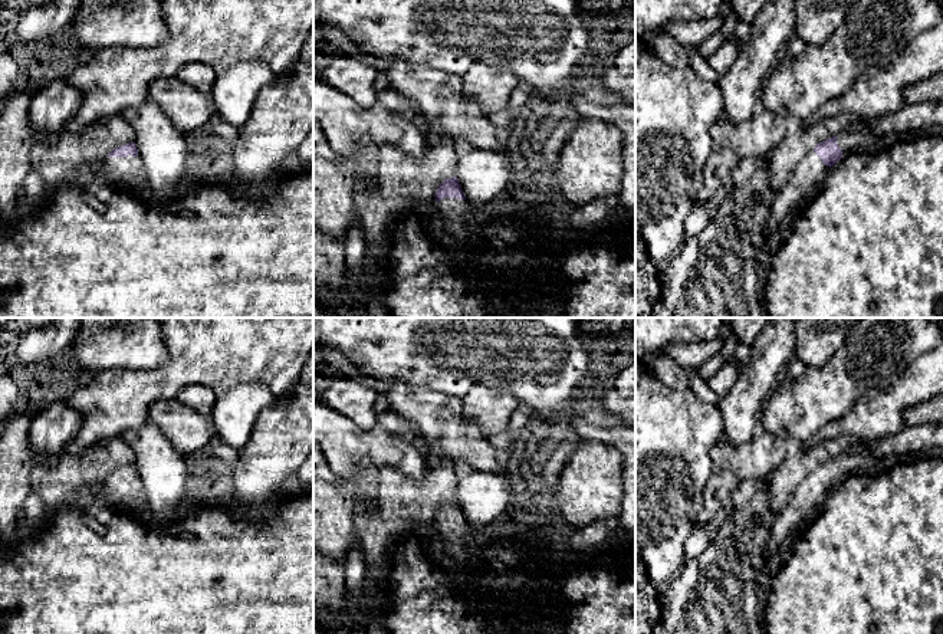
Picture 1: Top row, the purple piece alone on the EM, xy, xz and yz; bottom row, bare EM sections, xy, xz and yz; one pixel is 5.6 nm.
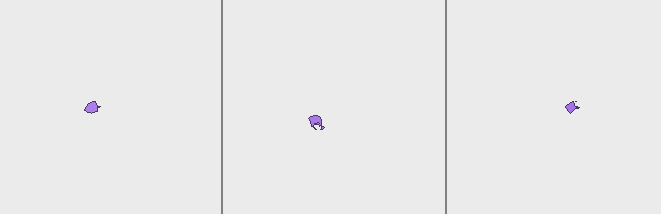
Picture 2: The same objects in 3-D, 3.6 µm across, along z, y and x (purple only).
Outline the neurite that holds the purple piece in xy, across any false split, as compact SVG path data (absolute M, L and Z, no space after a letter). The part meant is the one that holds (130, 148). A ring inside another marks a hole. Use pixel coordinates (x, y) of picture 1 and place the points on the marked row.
M135 142L112 150L101 170L114 184L125 190L138 187L141 178L145 175Z

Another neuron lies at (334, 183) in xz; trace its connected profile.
M361 139L362 151L352 157L341 155L338 162L313 157L313 226L344 242L356 216L355 184L359 174L374 174L380 161L380 150L369 139Z

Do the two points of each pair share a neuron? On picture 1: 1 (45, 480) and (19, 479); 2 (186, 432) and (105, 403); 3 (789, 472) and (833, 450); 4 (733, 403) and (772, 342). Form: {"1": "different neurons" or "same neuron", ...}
{"1": "different neurons", "2": "different neurons", "3": "same neuron", "4": "same neuron"}

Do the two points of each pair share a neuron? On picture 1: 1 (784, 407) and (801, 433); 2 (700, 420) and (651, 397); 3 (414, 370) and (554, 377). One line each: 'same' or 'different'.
1: same
2: same
3: same

